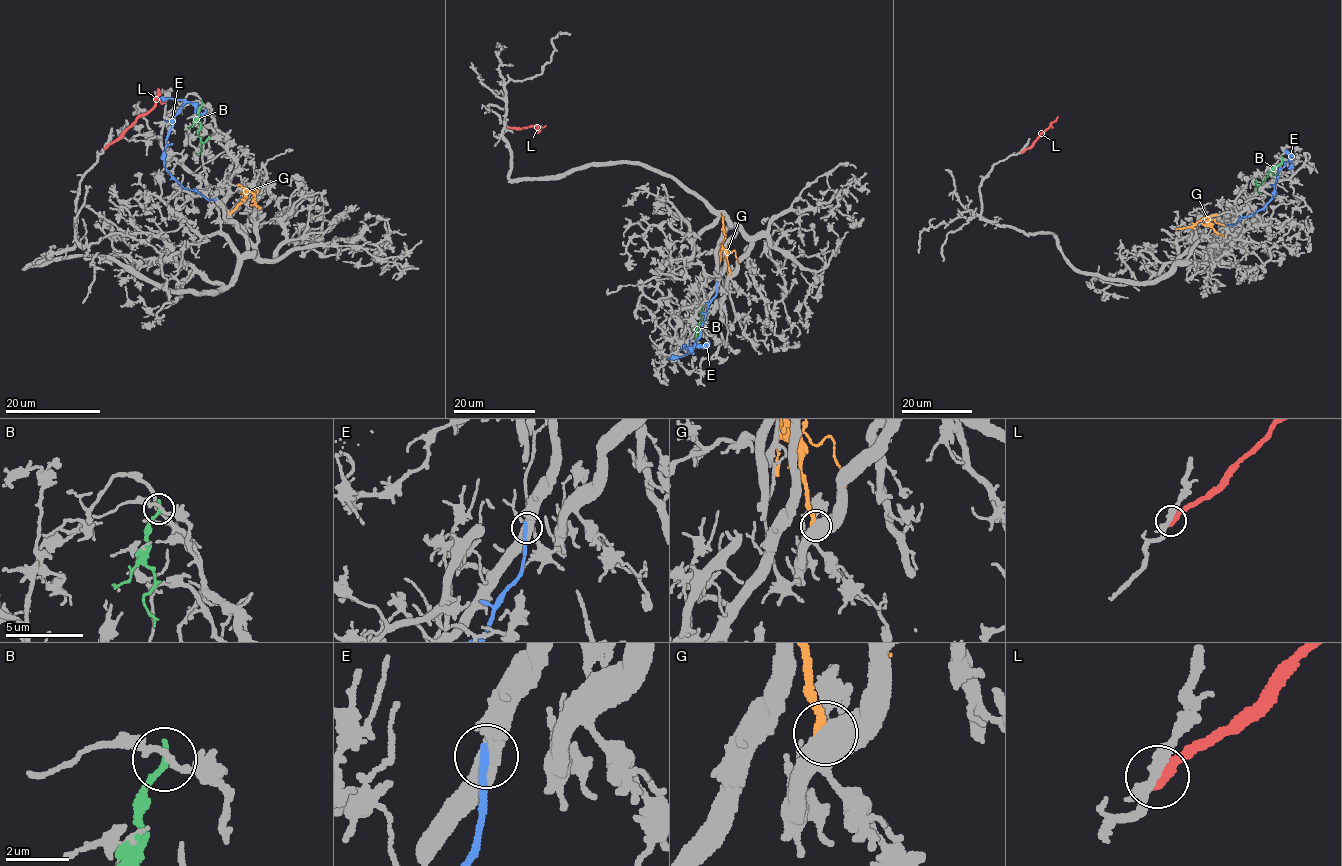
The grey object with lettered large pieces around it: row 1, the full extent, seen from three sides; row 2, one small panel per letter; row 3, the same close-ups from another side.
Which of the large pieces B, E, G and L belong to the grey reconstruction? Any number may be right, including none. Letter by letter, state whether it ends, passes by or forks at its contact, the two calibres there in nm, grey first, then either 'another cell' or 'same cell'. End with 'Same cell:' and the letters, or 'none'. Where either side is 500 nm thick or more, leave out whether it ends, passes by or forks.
B: it ends | 160/200 nm | another cell
E: 500/280 nm | another cell
G: it ends | 440/260 nm | another cell
L: it ends | 280/380 nm | another cell
Same cell: none

